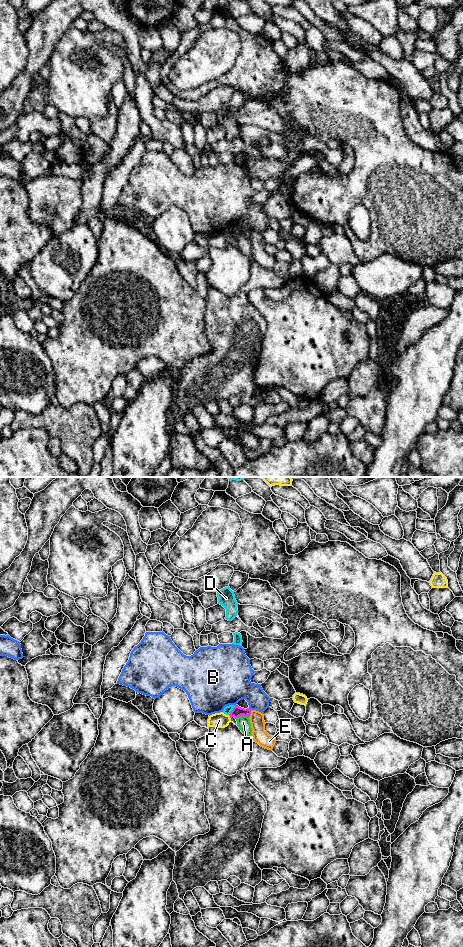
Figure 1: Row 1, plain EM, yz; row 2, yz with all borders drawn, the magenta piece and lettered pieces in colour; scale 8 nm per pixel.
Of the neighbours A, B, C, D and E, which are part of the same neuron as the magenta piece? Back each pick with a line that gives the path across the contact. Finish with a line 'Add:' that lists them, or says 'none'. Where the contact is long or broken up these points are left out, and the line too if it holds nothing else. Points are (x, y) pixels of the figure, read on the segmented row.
Add: none

